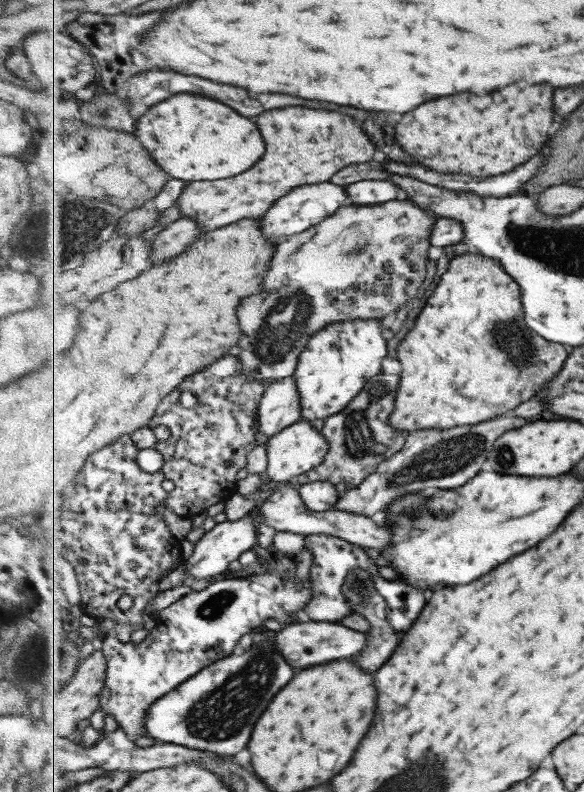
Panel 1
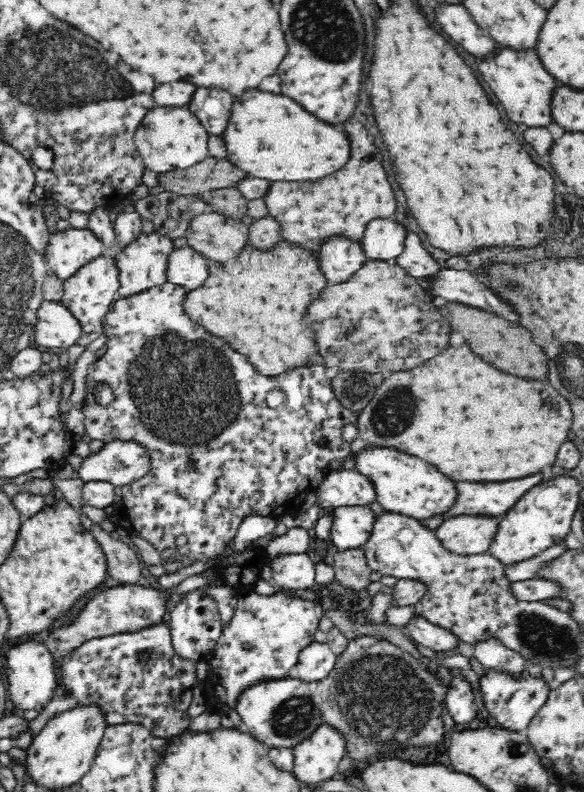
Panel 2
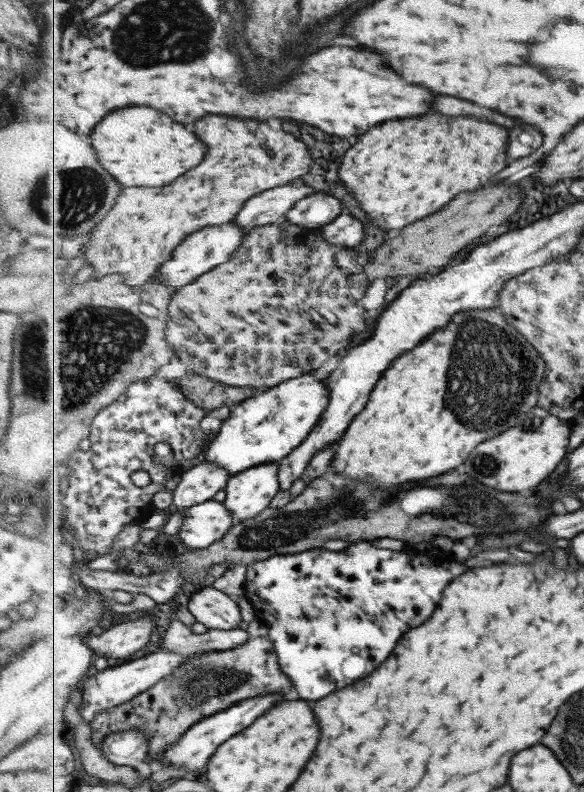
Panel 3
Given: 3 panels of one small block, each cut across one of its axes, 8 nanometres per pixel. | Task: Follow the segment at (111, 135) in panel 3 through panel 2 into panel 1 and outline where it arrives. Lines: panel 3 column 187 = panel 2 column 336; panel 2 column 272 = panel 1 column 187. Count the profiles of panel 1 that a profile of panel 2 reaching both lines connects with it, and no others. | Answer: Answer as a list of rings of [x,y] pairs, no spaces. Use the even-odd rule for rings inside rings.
[[[176,94],[147,109],[137,135],[168,174],[186,182],[220,181],[255,169],[266,154],[262,130],[238,110],[198,94]]]

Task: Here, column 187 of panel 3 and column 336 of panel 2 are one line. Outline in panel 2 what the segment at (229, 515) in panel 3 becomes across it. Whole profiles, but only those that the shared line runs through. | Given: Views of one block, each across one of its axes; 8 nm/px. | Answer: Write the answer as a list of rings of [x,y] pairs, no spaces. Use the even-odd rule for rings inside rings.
[[[342,506],[334,509],[330,536],[342,551],[363,548],[370,542],[378,517],[369,506]]]

